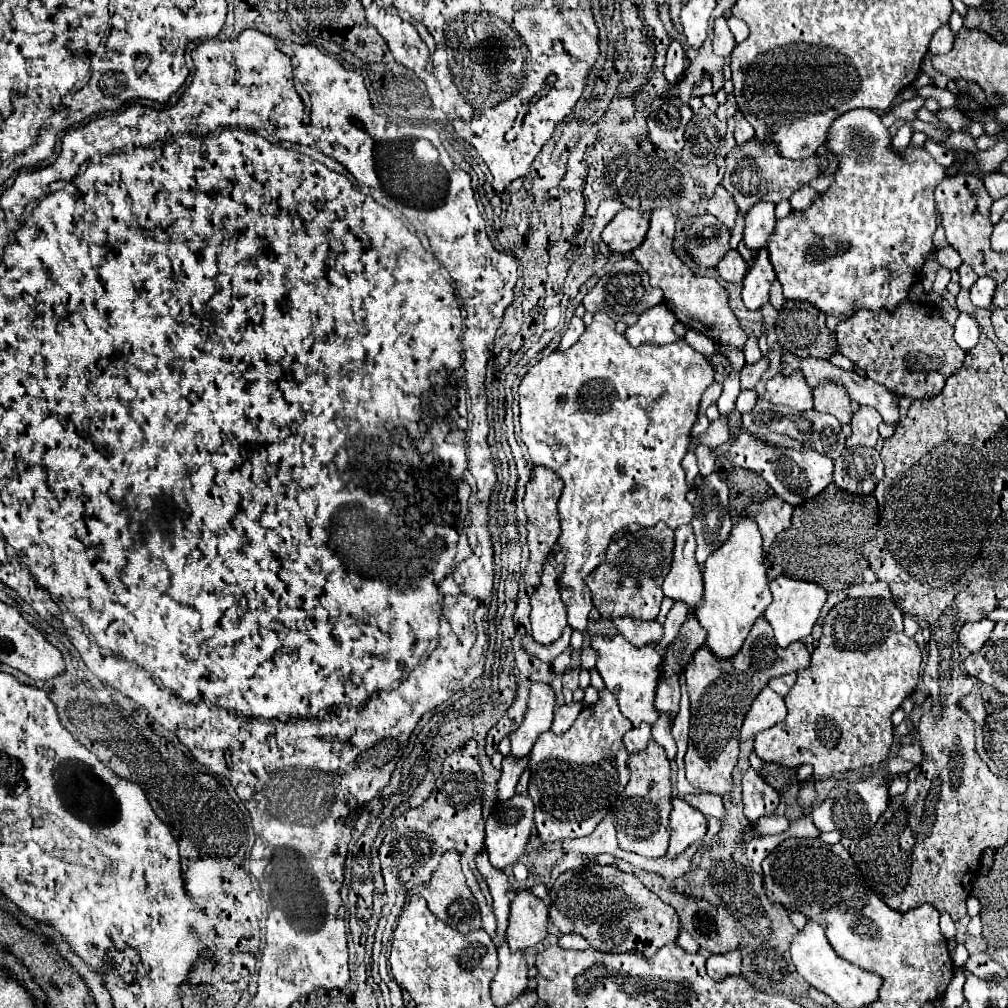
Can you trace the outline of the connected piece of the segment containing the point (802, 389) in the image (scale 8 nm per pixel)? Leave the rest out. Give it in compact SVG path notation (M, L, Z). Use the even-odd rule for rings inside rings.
M793 373L791 377L777 375L769 379L767 397L775 405L789 405L797 411L813 407L813 389L805 385L805 377L801 377L801 373Z

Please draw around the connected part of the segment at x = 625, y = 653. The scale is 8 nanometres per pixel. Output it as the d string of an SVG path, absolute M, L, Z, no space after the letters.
M621 634L615 636L595 635L591 645L597 649L597 671L601 673L605 687L615 695L621 713L637 727L641 723L653 725L659 719L659 711L655 707L655 695L657 695L657 681L661 673L661 661L663 657L657 653L653 645L645 647L633 647Z

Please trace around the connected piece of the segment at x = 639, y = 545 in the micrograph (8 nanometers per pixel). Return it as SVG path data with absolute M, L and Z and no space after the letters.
M657 523L649 529L639 529L637 533L625 533L607 547L605 561L585 577L585 585L593 593L593 607L603 619L633 617L641 621L653 621L659 613L663 601L661 581L669 573L671 553L673 553L673 529L665 523Z

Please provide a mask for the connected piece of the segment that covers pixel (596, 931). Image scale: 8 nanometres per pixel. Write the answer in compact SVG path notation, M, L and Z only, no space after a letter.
M617 869L617 881L613 885L581 885L581 883L563 883L553 885L549 903L549 917L553 925L561 933L577 933L589 941L593 949L601 949L603 953L641 953L645 957L653 957L657 949L675 943L681 931L679 915L673 907L663 903L655 893L651 893L633 873L625 873Z

